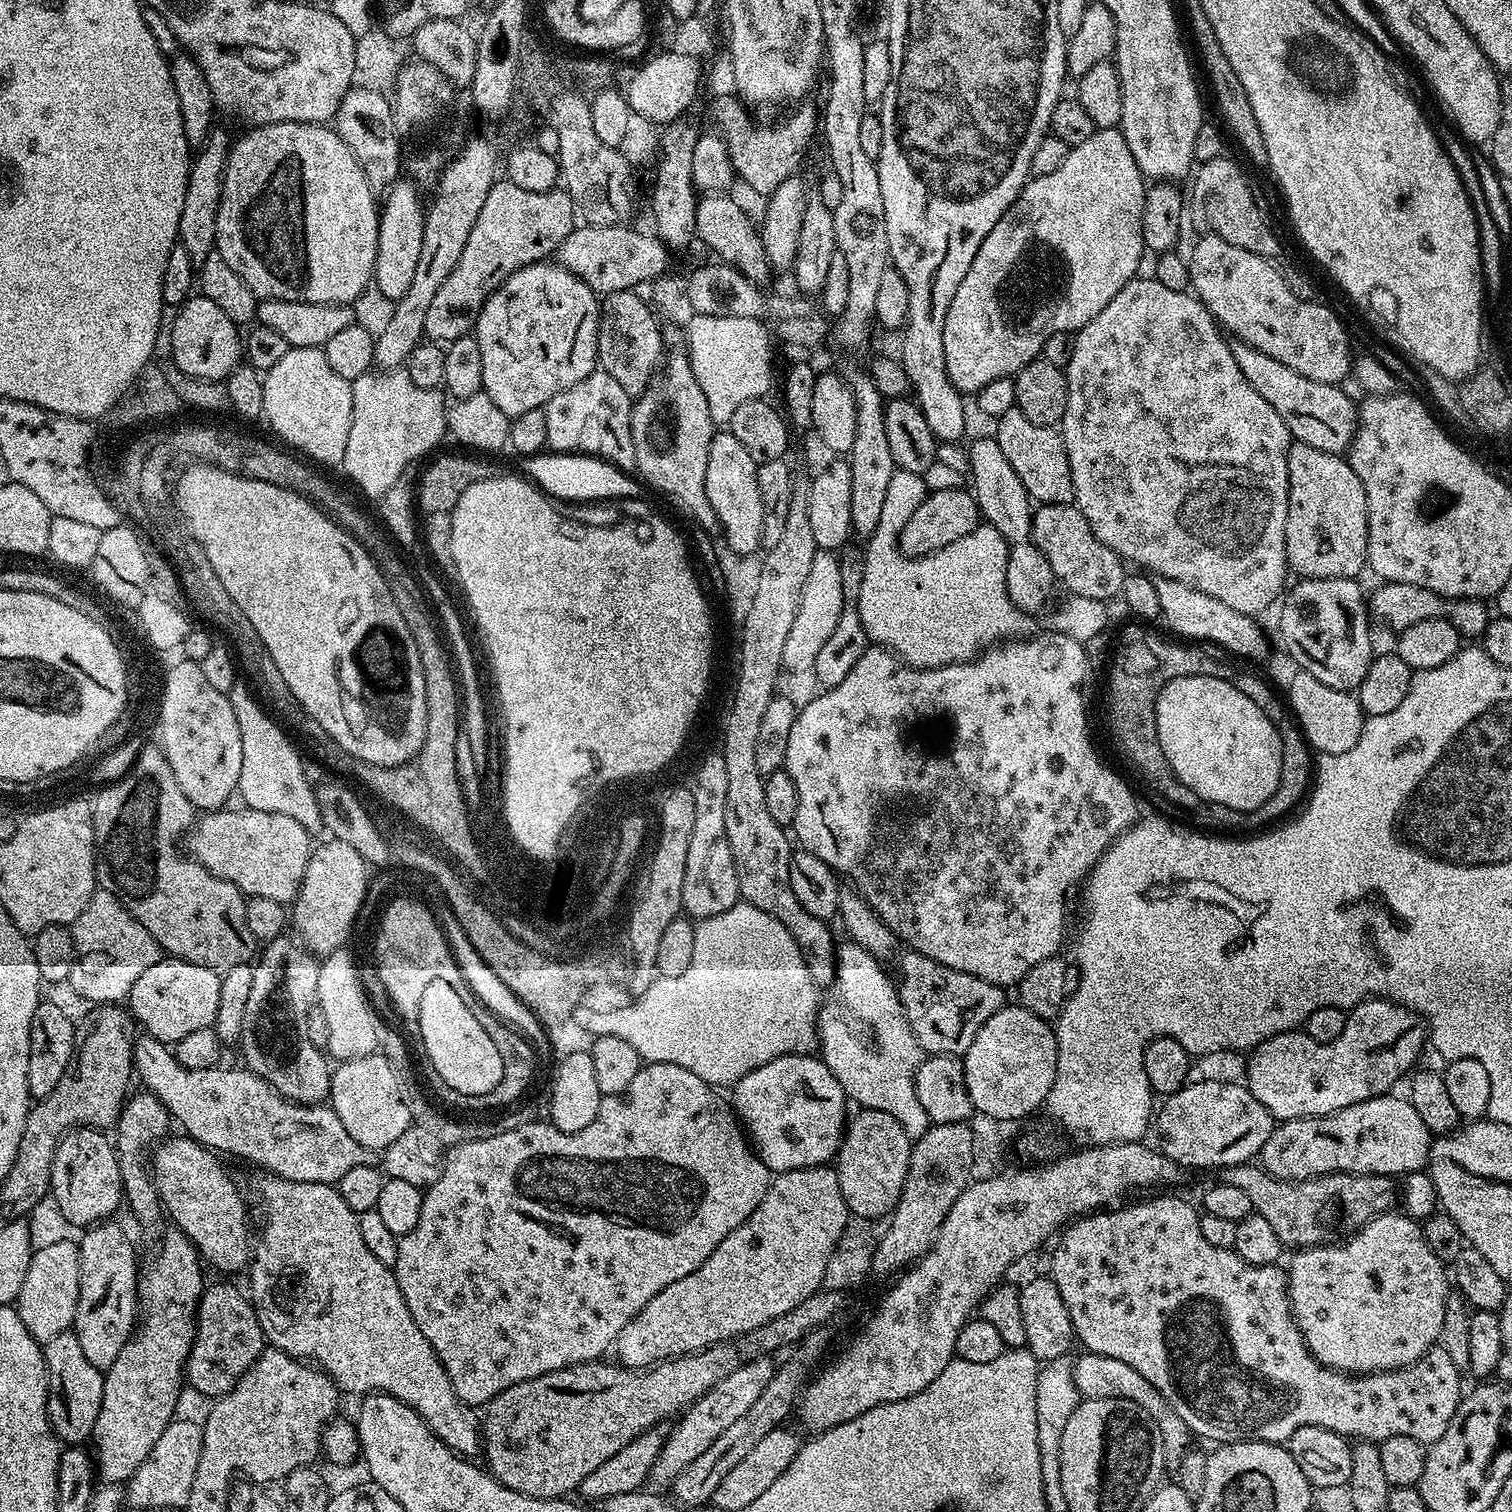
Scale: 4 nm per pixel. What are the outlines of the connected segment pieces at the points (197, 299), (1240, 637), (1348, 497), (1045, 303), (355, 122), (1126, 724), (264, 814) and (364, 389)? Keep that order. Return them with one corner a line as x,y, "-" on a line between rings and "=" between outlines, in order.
193,294
176,309
173,324
173,352
170,357
175,371
203,380
223,381
242,360
241,329
222,309
203,294
=
1165,576
1155,577
1154,590
1158,590
1158,602
1162,605
1160,614
1163,623
1168,623
1169,633
1177,632
1172,634
1188,642
1209,640
1212,644
1221,644
1226,651
1233,652
1236,656
1245,656
1248,660
1263,661
1269,655
1268,640
1253,617
1238,610
1230,610
1230,606
1218,602
1218,598
1210,598
1210,594
1202,594
1202,590
1194,590
=
1294,442
1288,447
1286,554
1297,577
1351,580
1368,563
1366,490
1343,455
=
1119,127
1102,128
1097,130
1082,146
1068,149
1066,158
1058,170
1045,176
1032,176
1024,185
1020,196
1008,207
1006,214
998,218
998,226
986,234
982,246
978,246
978,254
974,254
974,262
970,262
970,270
966,270
966,278
958,286
954,299
946,310
946,326
942,330
942,350
946,354
946,374
956,391
961,394
975,394
986,386
986,382
994,382
994,378
1015,377
1030,361
1037,359
1043,353
1046,338
1050,334
1066,332
1075,334
1086,326
1126,286
1131,280
1137,279
1140,259
1146,256
1146,249
1142,242
1142,214
1144,213
1144,193
1146,191
1146,177
1140,171
1138,162
1134,162
1134,154
1130,154
1130,146
1126,146
1124,135
=
351,87
342,98
334,117
336,133
340,135
342,142
346,142
346,146
350,146
350,150
354,154
354,158
358,158
373,192
377,194
387,193
388,189
402,176
402,160
400,164
400,142
402,140
395,130
392,109
393,101
385,93
378,90
=
1128,622
1119,629
1121,648
1113,654
1112,669
1108,672
1108,724
1112,727
1117,742
1124,747
1125,754
1152,779
1153,786
1170,803
1177,804
1180,808
1197,807
1194,790
1190,790
1190,786
1182,783
1174,774
1174,770
1170,770
1170,762
1166,762
1166,754
1162,754
1162,746
1158,742
1156,699
1160,687
1176,676
1217,676
1242,690
1242,694
1246,694
1246,698
1250,698
1254,706
1258,706
1267,716
1273,718
1279,717
1281,701
1267,679
1259,680
1248,672
1239,672
1238,669
1199,652
1196,649
1199,647
1177,642
1167,635
1159,636
1148,628
1151,627
1140,622
=
239,807
205,811
201,815
204,817
201,820
199,817
193,823
186,836
191,859
206,866
210,874
237,884
245,897
274,898
274,902
291,905
306,874
310,833
298,826
294,818
286,818
286,814
270,814
266,810
=
373,370
351,383
353,416
342,470
366,495
379,498
406,466
417,463
446,436
446,396
440,388
414,386
406,370

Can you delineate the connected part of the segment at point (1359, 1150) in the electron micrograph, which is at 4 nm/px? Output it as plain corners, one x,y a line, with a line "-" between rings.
1389,1094
1386,1096
1375,1096
1369,1100
1358,1102
1354,1106
1346,1106
1337,1112
1331,1112
1325,1116
1307,1116
1301,1120
1285,1120
1277,1123
1272,1130
1272,1136
1266,1138
1266,1146
1260,1151
1258,1160
1265,1172
1270,1176
1277,1176
1279,1180
1309,1180
1311,1176
1325,1176
1331,1172
1350,1172
1354,1176
1391,1176
1393,1178
1403,1177
1410,1172
1422,1172
1428,1167
1428,1155
1432,1149
1432,1141
1434,1139
1431,1132
1428,1131
1426,1122
1422,1122
1422,1118
1418,1118
1418,1110
1414,1110
1414,1106
1403,1095

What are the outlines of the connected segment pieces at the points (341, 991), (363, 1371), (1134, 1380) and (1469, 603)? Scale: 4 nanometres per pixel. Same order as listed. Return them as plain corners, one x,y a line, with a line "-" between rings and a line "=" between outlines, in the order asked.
348,950
331,952
329,956
323,957
318,974
316,1004
322,1014
326,1014
326,1027
330,1034
326,1052
333,1061
343,1062
377,1055
379,1044
375,1031
381,1017
372,1009
372,1004
364,993
360,972
=
260,1174
260,1177
252,1184
250,1208
254,1213
255,1223
256,1220
260,1223
260,1233
257,1236
255,1233
254,1247
250,1252
250,1273
252,1272
250,1299
252,1305
256,1307
258,1322
264,1331
265,1341
271,1347
290,1354
296,1360
311,1362
321,1372
327,1374
341,1393
387,1394
398,1398
403,1404
410,1406
423,1418
428,1429
447,1448
451,1448
453,1452
463,1454
468,1458
475,1457
475,1452
477,1455
482,1448
482,1420
478,1415
477,1409
473,1405
462,1403
458,1398
458,1394
454,1390
454,1386
450,1382
450,1378
446,1374
446,1370
442,1366
438,1354
434,1354
430,1342
426,1342
426,1334
422,1334
422,1330
418,1330
418,1322
414,1322
414,1318
406,1306
406,1298
402,1298
402,1290
396,1281
395,1271
389,1265
378,1262
378,1258
374,1258
374,1254
370,1254
370,1250
366,1250
366,1242
362,1242
362,1234
358,1230
358,1214
354,1210
350,1210
350,1206
346,1206
346,1202
340,1197
339,1191
331,1184
290,1182
281,1176
=
1085,1351
1083,1355
1080,1357
1077,1355
1072,1366
1074,1386
1078,1386
1081,1397
1086,1400
1097,1400
1098,1398
1122,1398
1124,1396
1130,1402
1142,1406
1142,1410
1150,1414
1150,1418
1162,1434
1165,1461
1172,1466
1179,1465
1180,1457
1189,1451
1190,1433
1186,1422
1178,1418
1178,1414
1168,1405
1166,1398
1162,1398
1159,1390
1150,1386
1150,1382
1146,1382
1146,1378
1142,1378
1142,1374
1134,1370
1134,1366
1126,1366
1126,1362
1118,1362
1118,1358
1106,1358
1106,1354
1097,1352
=
1387,582
1379,585
1381,588
1370,596
1370,612
1376,616
1388,628
1399,630
1406,626
1414,626
1414,622
1423,620
1449,620
1458,630
1461,637
1475,636
1480,638
1484,635
1490,621
1488,604
1482,600
1448,600
1444,596
1434,594
1422,586
1410,586
1409,584
1389,584

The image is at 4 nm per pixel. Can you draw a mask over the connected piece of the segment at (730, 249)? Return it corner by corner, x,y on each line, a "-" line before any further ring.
714,192
701,195
697,199
695,239
706,244
716,254
717,261
737,268
747,280
763,282
768,272
770,273
770,265
757,225
752,225
752,220
744,213
743,206
730,197
731,195
723,192

